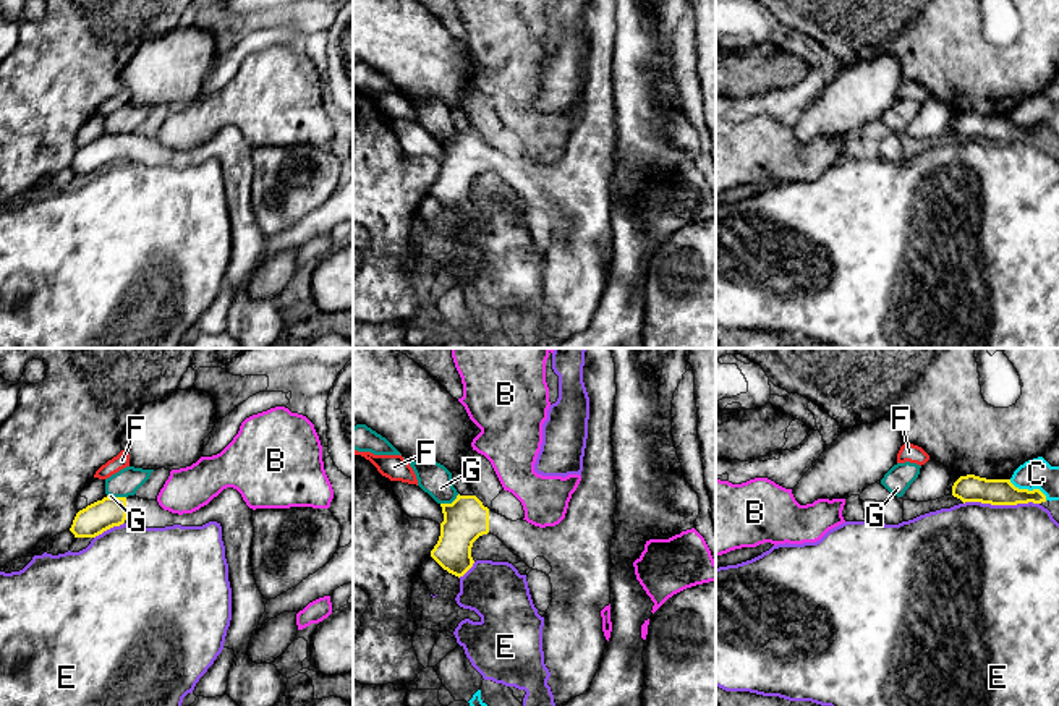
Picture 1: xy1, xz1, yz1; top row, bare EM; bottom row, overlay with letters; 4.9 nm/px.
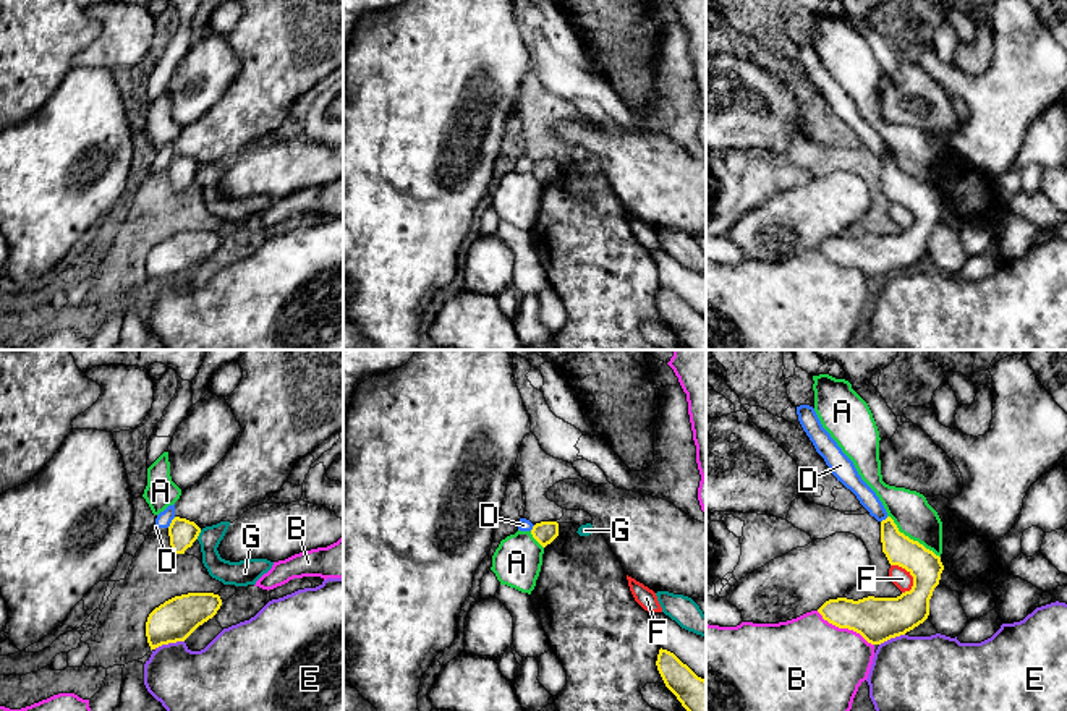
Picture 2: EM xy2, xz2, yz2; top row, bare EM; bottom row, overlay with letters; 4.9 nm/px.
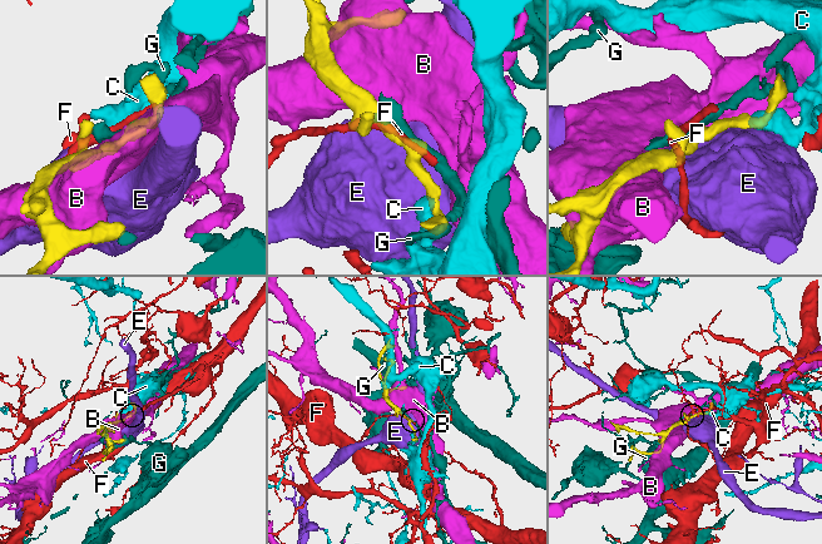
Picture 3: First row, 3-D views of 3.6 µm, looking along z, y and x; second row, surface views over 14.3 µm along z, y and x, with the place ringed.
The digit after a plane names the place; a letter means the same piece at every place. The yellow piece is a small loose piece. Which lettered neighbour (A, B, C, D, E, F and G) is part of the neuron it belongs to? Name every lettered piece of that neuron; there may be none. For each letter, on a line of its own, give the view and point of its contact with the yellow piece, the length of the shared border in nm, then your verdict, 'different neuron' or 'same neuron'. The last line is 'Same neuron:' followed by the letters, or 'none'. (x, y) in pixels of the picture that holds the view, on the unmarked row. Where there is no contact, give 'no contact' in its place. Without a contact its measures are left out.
A: yz2 (912, 177) | 340 nm | different neuron
B: yz2 (845, 264) | 340 nm | different neuron
C: yz1 (1027, 127) | 220 nm | different neuron
D: xy2 (172, 159) | 70 nm | different neuron
E: yz1 (1001, 141) | 380 nm | different neuron
F: yz2 (910, 211) | 170 nm | different neuron
G: xz1 (449, 141) | 110 nm | different neuron
Same neuron: none

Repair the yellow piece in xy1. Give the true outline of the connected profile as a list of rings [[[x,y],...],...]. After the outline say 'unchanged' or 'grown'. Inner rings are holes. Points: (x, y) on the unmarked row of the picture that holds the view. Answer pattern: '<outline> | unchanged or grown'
[[[233,125],[223,126],[199,147],[183,152],[164,147],[157,138],[144,138],[136,133],[107,133],[79,147],[70,168],[74,175],[96,175],[123,160],[165,165],[173,162],[202,164],[217,159],[222,164],[232,225],[232,257],[223,285],[233,287],[235,295],[227,332],[240,348],[270,348],[285,332],[288,316],[274,301],[256,301],[248,293],[251,274],[256,270],[267,241],[256,222],[251,204],[254,175],[251,154],[253,146]]] | grown

